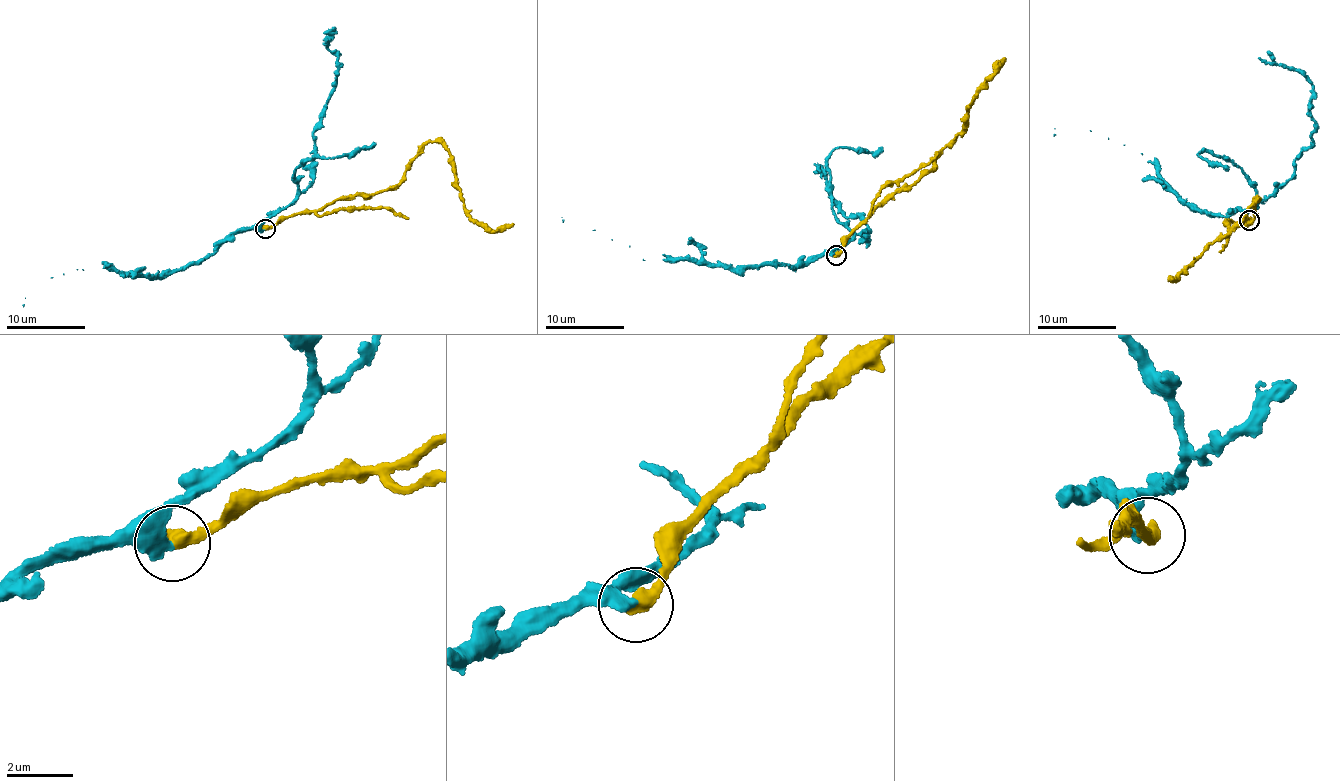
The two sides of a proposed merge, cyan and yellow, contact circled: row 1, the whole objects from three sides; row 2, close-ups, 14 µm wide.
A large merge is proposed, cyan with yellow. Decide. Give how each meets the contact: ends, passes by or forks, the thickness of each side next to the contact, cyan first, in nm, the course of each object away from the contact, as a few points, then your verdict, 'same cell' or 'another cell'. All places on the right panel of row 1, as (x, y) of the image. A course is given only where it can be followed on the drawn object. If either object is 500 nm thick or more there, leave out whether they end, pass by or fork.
cyan ends; yellow ends; calibres 440 and 440 nm; course cyan (1249, 219), (1236, 207), (1220, 216), (1205, 214), (1125, 144), (1091, 131), (1054, 129), (1055, 135); course yellow (1249, 219), (1242, 217), (1248, 225), (1258, 198), (1176, 281), (1171, 279); another cell

